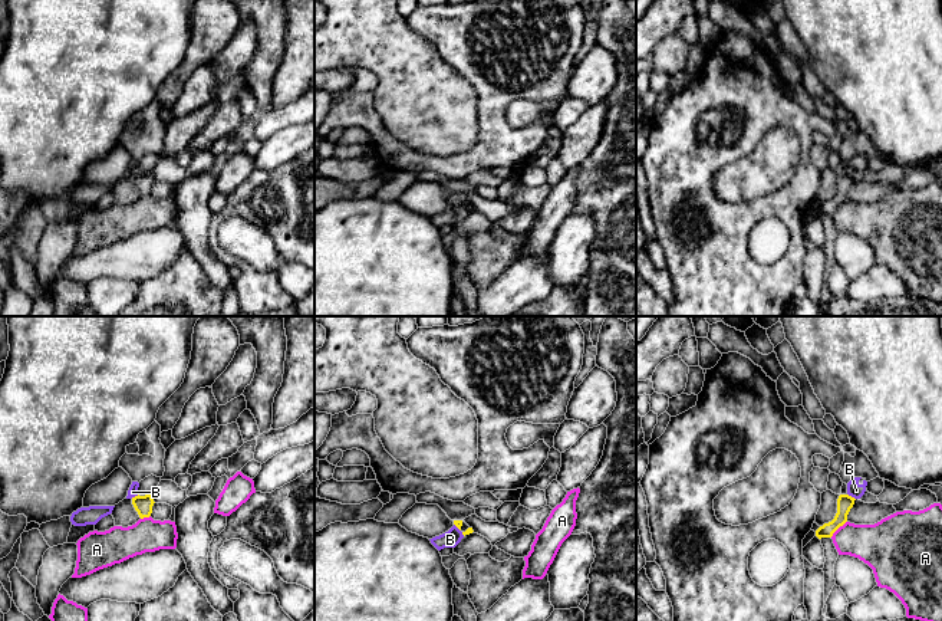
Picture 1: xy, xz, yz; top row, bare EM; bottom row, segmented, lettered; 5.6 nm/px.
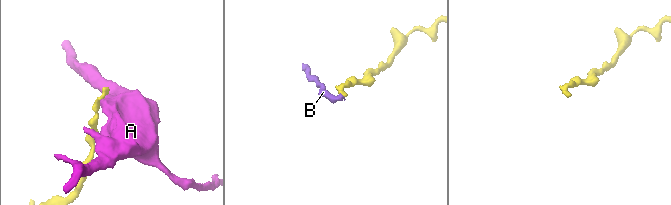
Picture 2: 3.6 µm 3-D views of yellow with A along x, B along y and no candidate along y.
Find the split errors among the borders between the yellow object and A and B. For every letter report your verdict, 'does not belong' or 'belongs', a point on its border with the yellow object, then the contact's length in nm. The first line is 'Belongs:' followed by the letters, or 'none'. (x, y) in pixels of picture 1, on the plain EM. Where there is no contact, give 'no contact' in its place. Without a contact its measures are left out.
Belongs: none
A: does not belong | yz (837, 206) | 130 nm
B: does not belong | yz (850, 174) | 60 nm

